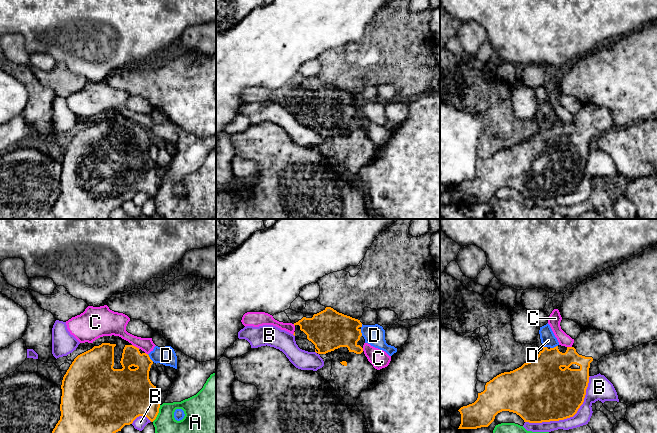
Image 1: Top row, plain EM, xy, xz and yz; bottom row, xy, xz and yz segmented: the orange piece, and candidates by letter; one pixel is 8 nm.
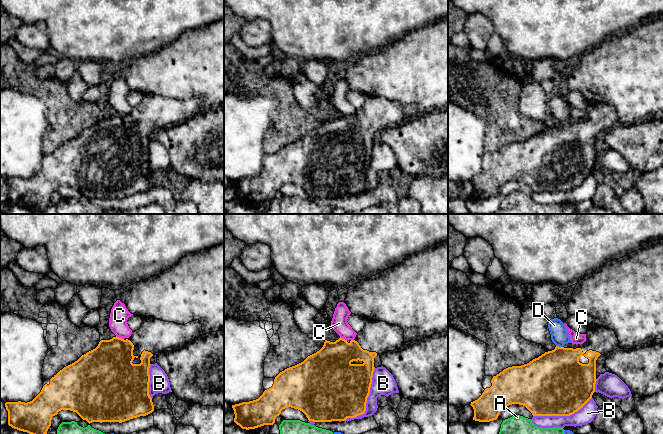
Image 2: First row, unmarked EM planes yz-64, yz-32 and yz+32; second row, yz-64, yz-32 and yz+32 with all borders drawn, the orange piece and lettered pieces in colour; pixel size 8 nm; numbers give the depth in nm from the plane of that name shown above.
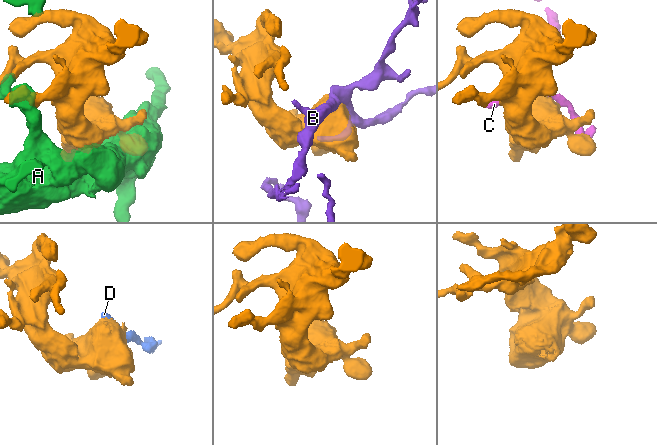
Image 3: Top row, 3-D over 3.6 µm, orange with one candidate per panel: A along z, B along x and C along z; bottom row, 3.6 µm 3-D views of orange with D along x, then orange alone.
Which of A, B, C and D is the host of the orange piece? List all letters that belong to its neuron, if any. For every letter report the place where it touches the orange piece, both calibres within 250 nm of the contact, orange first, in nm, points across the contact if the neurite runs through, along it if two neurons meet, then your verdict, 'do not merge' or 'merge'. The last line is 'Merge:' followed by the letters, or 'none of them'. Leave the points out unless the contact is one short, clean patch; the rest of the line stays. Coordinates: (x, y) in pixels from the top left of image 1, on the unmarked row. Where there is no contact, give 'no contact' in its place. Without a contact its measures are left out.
A: meets orange in xy at (158, 188); 360 nm thick on the orange side, 260 nm on the other; do not merge
B: meets orange in yz at (568, 193); 440 nm thick on the orange side, 120 nm on the other; do not merge
C: meets orange in xy at (136, 123); 170 nm thick on the orange side, 180 nm on the other; do not merge
D: meets orange in xy at (149, 134); 260 nm thick on the orange side, 150 nm on the other; border along xy (147, 130), (153, 137); do not merge
Merge: none of them

